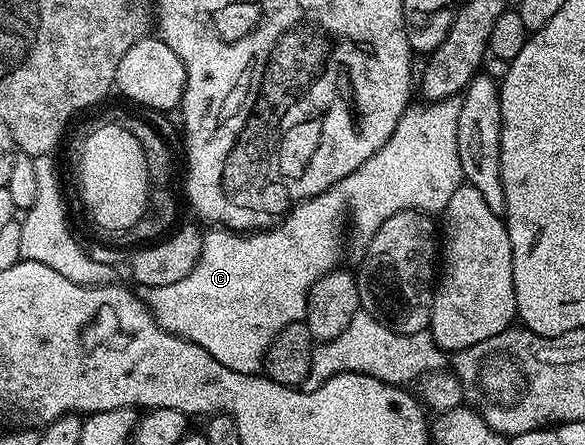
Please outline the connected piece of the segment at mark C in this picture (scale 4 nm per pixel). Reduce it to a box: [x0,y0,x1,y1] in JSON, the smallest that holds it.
[147,97,463,373]

